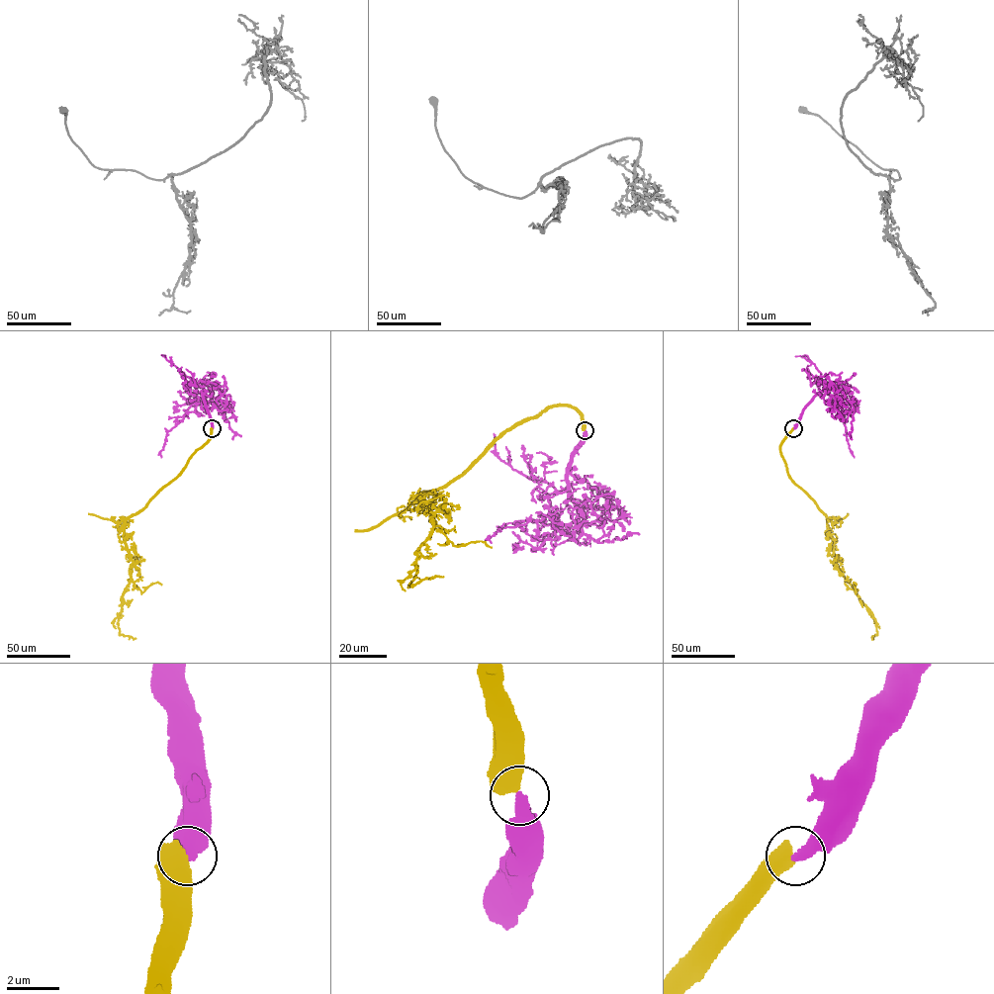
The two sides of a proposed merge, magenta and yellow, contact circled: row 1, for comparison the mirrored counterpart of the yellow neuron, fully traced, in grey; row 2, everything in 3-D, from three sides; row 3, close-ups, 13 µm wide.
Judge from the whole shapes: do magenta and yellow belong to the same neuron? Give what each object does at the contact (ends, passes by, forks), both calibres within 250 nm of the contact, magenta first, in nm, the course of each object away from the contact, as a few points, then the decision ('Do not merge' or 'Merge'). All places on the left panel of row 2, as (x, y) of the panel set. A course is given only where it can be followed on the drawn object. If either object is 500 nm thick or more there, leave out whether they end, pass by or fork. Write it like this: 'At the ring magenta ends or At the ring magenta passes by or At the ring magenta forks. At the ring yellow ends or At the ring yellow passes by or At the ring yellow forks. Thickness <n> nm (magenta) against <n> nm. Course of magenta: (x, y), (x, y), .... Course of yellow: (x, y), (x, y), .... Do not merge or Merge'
Thickness 400 nm (magenta) against 650 nm. Course of magenta: (212, 428), (203, 395), (203, 387), (208, 381), (196, 389), (197, 399), (183, 419), (167, 433), (161, 457). Course of yellow: (212, 428), (211, 437), (180, 473), (125, 522), (133, 567), (121, 598), (118, 626), (120, 634), (135, 638). Do not merge

